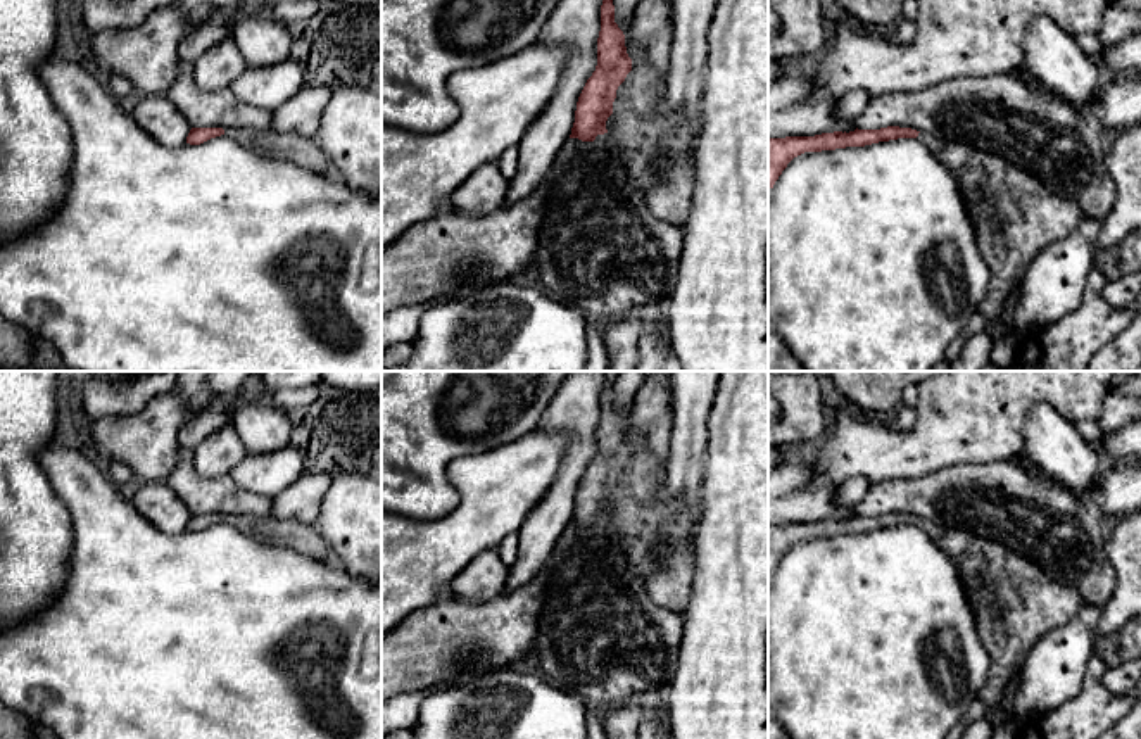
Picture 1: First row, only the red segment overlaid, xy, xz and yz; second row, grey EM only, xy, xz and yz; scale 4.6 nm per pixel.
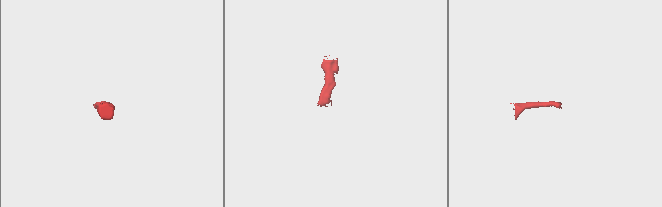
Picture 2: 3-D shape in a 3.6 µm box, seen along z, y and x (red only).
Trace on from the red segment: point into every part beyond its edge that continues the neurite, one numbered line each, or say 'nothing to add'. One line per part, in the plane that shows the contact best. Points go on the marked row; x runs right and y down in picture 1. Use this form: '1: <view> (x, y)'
1: xz (656, 147)

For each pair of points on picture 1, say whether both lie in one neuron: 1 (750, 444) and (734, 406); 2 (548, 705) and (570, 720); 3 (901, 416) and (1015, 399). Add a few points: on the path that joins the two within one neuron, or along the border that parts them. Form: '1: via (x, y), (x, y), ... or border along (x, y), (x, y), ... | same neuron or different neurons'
1: via (750, 435), (750, 422), (743, 415) | same neuron
2: via (553, 710), (565, 720) | same neuron
3: border along (917, 408), (908, 430), (889, 425) | different neurons

